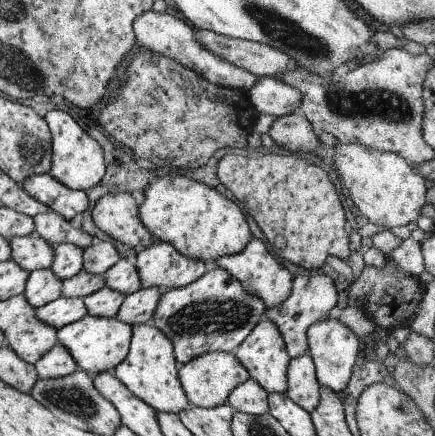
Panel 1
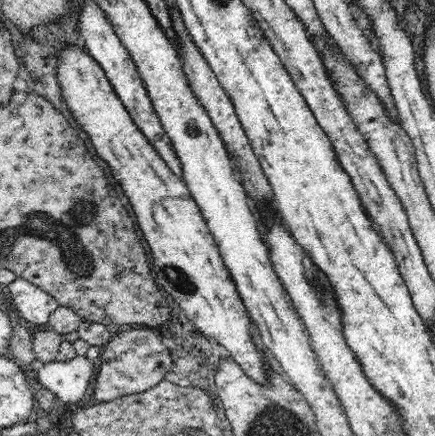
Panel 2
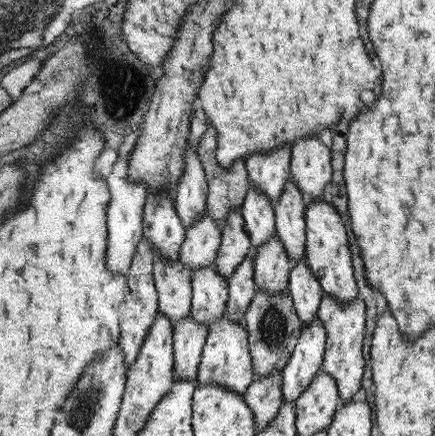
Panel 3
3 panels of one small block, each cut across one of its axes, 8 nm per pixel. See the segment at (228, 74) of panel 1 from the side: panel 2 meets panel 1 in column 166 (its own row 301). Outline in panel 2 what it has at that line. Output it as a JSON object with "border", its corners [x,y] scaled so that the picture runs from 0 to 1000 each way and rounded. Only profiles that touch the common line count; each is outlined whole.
{"border":[[[37,638],[18,651],[18,661],[46,729],[64,743],[74,739],[78,752],[110,752],[115,720],[138,706],[138,697],[115,674],[106,674],[106,665],[92,665],[55,638]]]}

